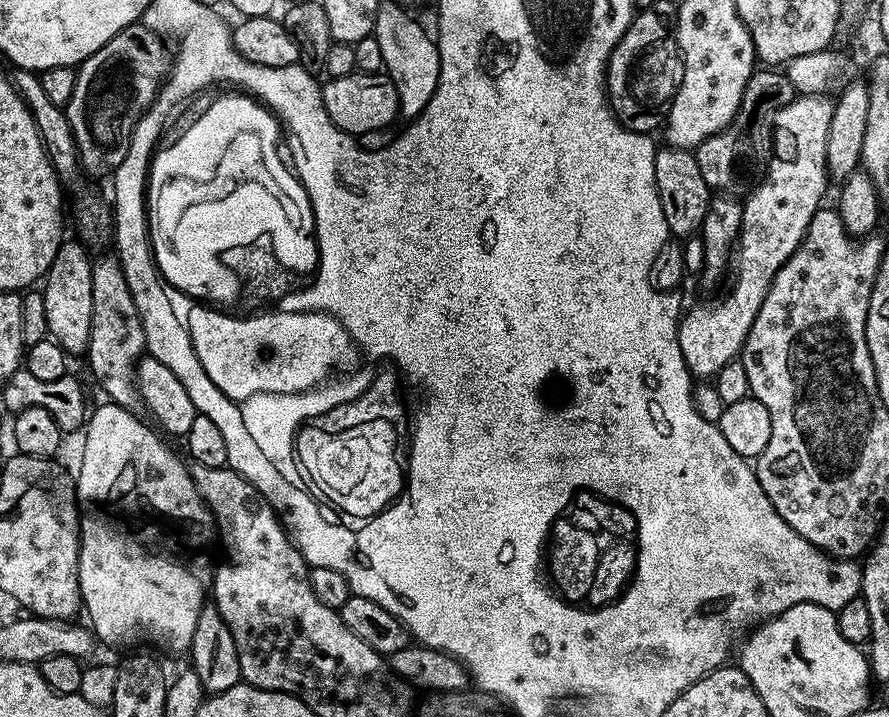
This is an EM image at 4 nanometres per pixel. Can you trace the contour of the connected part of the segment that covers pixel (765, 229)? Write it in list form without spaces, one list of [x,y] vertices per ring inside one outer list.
[[[828,94],[797,95],[771,117],[772,148],[770,144],[770,155],[766,160],[768,173],[759,177],[758,183],[742,200],[740,235],[731,255],[732,285],[721,300],[692,308],[689,312],[687,309],[680,317],[678,342],[693,377],[715,378],[726,362],[739,357],[773,277],[790,254],[794,254],[814,214],[825,203],[824,191],[830,185],[826,134],[830,134],[833,103],[833,97]]]

